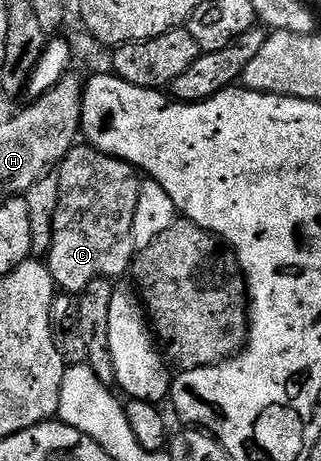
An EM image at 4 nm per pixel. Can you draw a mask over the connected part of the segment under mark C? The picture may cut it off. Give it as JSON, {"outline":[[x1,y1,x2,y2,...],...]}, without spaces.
{"outline":[[75,145,66,153,55,171,59,177,59,209,53,218,53,237,47,266,54,284,62,292,80,293,96,279,117,281,132,268,135,252,131,225,135,225,135,209,139,206,139,189,143,182,136,167,104,155,88,145]]}

